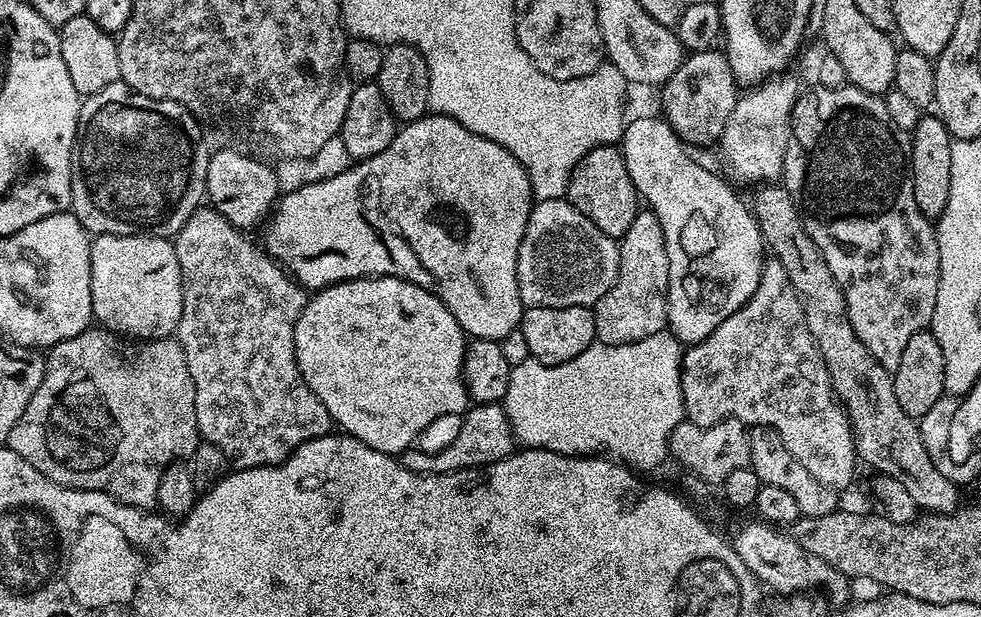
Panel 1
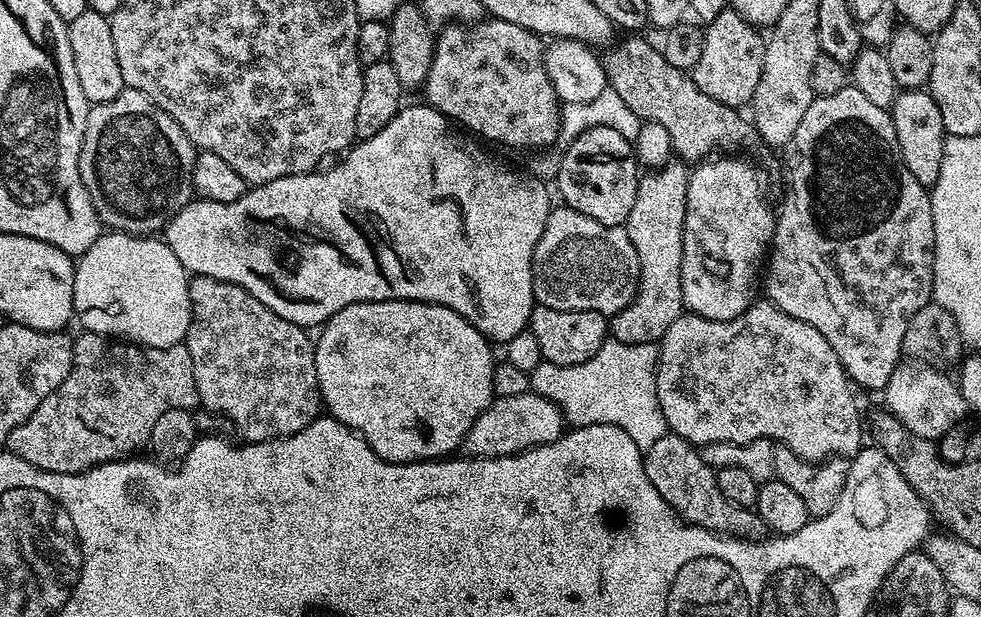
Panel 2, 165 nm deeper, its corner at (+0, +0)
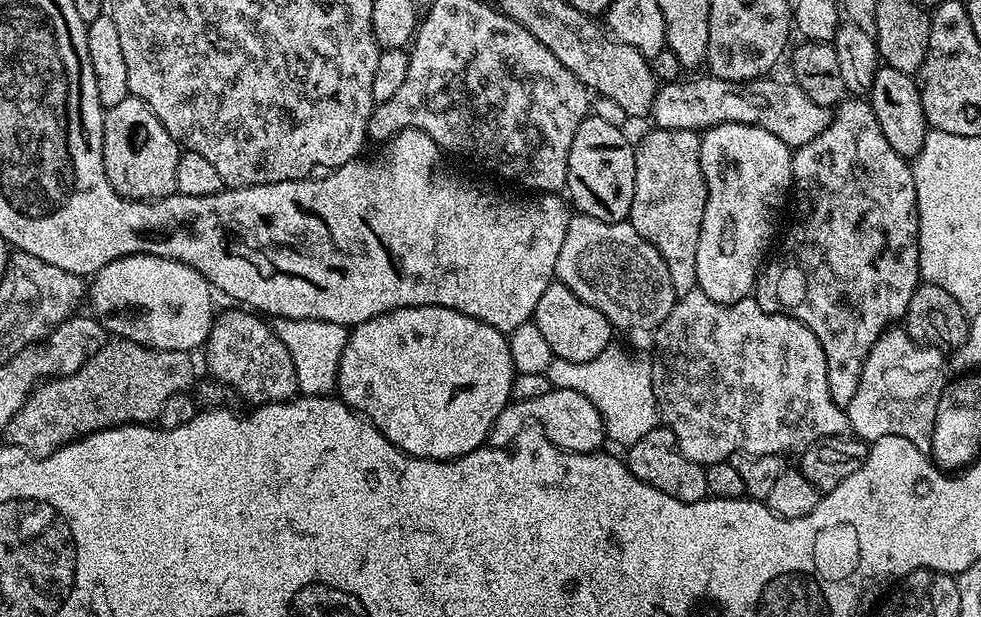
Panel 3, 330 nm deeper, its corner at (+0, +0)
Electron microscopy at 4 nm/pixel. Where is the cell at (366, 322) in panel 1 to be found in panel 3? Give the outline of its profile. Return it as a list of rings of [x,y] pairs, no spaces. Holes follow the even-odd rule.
[[[418,306],[417,308],[395,308],[393,312],[383,312],[380,316],[370,318],[366,322],[355,325],[349,331],[346,350],[342,350],[342,362],[338,366],[336,392],[353,412],[367,416],[368,421],[383,434],[401,452],[407,456],[416,456],[420,460],[456,460],[460,456],[470,454],[487,441],[490,430],[494,426],[494,418],[502,414],[504,407],[512,400],[512,377],[514,369],[510,358],[510,346],[505,333],[491,328],[481,320],[470,318],[461,312],[438,306]]]

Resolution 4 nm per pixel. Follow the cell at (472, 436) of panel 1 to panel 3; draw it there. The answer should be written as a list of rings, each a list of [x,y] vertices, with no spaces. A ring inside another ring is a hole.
[[[553,388],[551,392],[542,394],[542,398],[517,400],[510,402],[494,418],[494,426],[490,430],[486,441],[487,447],[506,448],[514,444],[518,434],[529,426],[543,430],[546,438],[554,442],[554,446],[565,448],[567,452],[598,452],[605,447],[604,423],[602,414],[598,414],[598,406],[586,398],[586,394],[578,394],[578,390]]]

